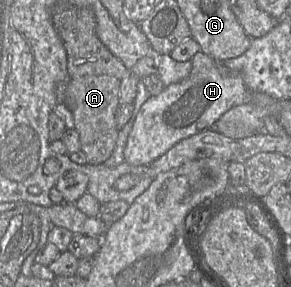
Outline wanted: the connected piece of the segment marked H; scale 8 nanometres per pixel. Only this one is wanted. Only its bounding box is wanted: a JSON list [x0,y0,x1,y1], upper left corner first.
[124,51,251,166]

